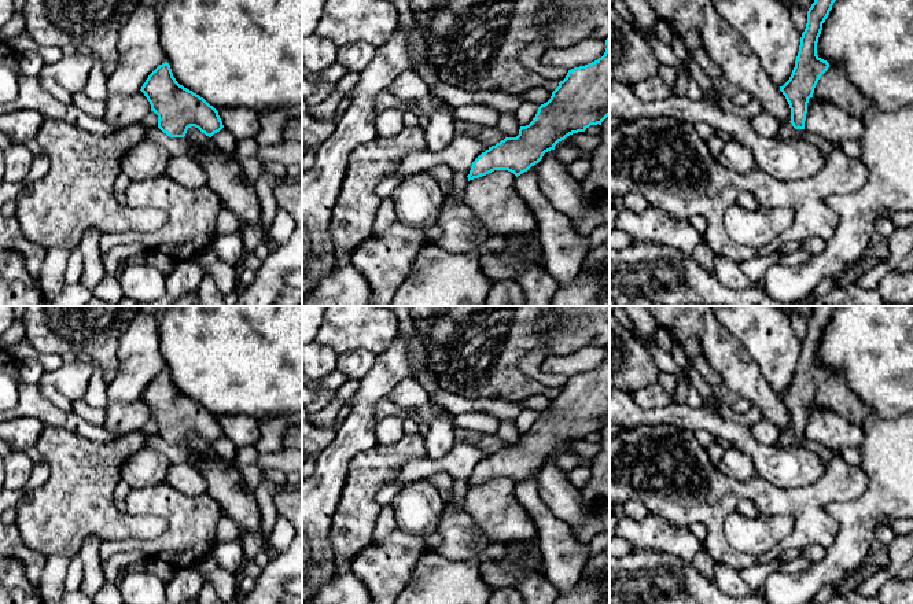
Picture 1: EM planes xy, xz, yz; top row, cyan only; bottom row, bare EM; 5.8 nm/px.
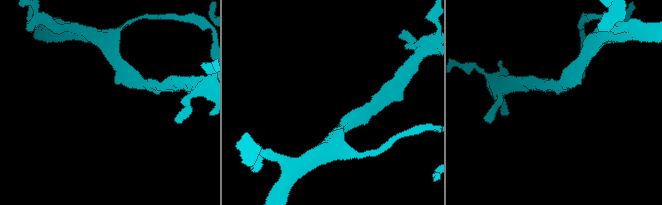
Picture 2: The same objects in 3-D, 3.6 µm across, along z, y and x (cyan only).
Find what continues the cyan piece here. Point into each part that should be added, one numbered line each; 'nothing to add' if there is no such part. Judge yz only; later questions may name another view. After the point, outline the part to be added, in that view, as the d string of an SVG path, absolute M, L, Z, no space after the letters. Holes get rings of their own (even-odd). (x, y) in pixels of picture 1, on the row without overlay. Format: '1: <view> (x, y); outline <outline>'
1: yz (787, 439); outline M791 430L781 431L777 446L778 448L792 448L800 446L803 437L795 437Z

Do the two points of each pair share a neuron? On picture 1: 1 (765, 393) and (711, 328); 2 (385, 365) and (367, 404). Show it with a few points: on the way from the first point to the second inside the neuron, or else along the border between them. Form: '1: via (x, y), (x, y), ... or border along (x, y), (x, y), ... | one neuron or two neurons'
1: via (748, 376), (718, 345) | one neuron
2: via (385, 375), (368, 394) | one neuron

